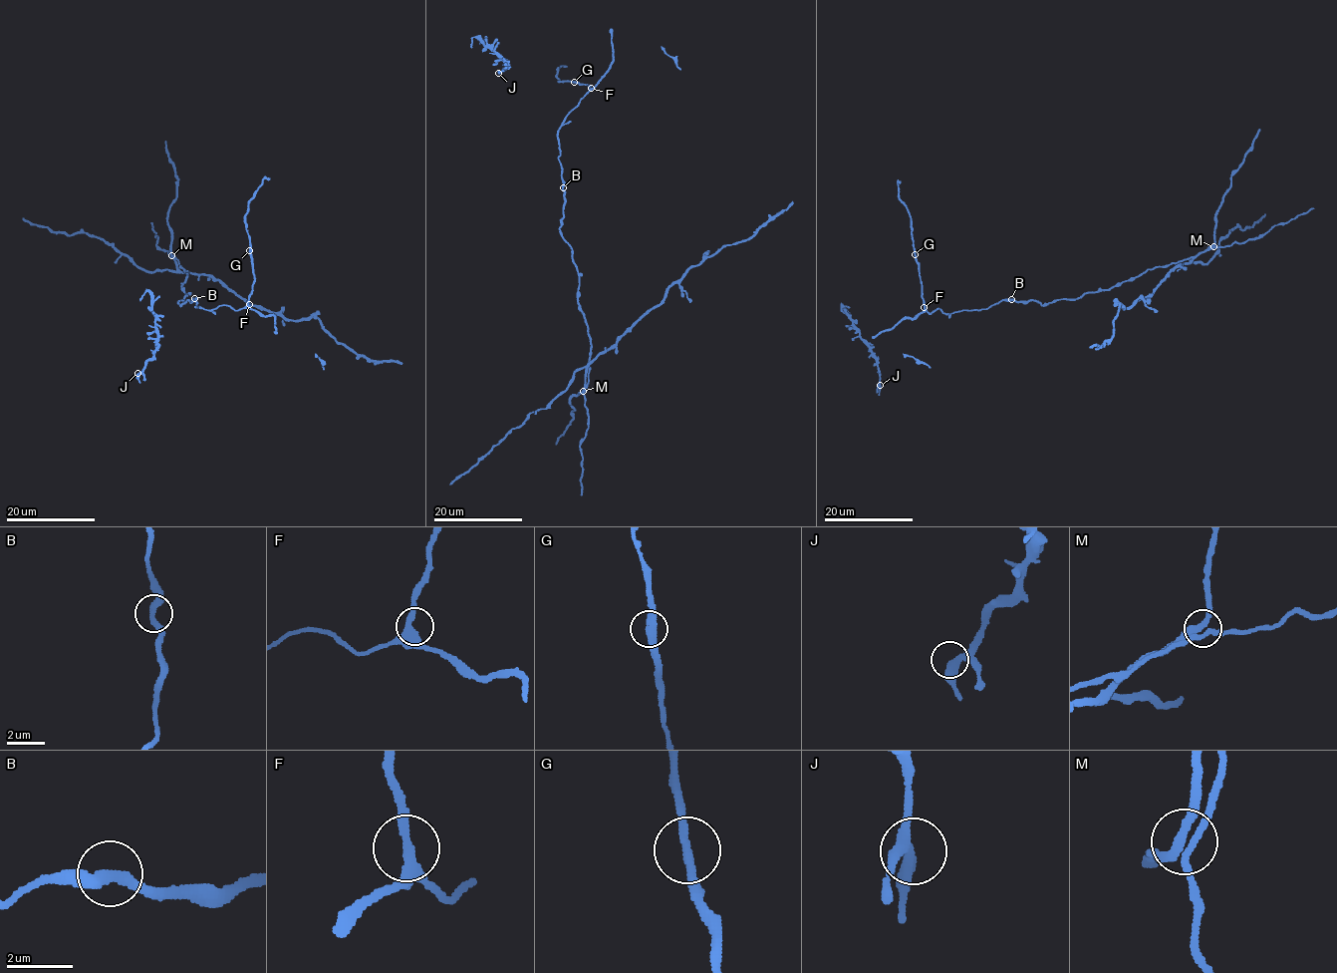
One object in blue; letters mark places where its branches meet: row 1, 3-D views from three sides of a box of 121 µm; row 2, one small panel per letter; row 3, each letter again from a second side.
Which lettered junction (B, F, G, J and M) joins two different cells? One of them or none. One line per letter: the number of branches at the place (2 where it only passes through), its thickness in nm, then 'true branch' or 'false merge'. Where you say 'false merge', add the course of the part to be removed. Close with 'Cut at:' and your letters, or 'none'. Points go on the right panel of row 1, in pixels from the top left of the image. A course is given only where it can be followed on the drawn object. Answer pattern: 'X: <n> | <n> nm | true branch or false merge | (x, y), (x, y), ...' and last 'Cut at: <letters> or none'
B: 2 | 320 nm | true branch
F: 3 | 320 nm | true branch
G: 2 | 280 nm | true branch
J: 2 | 360 nm | true branch
M: 3 | 280 nm | true branch
Cut at: none

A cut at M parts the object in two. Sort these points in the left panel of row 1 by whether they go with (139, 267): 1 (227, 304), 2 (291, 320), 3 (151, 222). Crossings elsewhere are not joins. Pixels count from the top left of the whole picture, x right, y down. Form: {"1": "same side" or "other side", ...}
{"1": "other side", "2": "same side", "3": "other side"}

